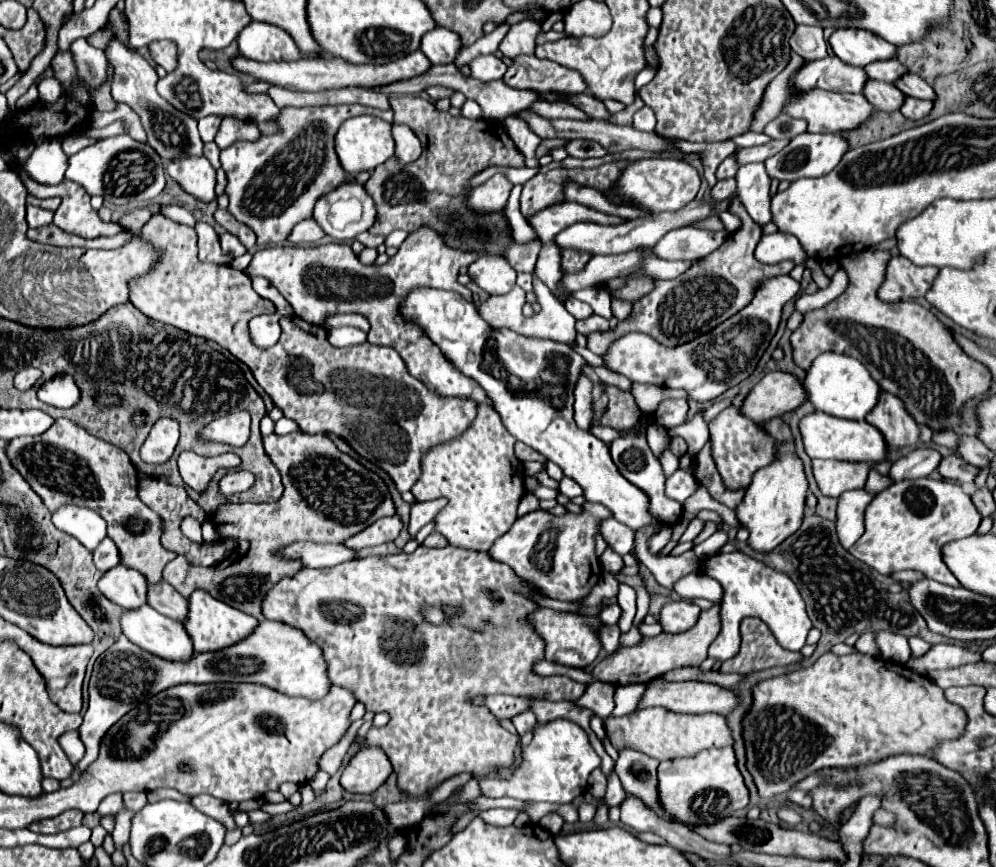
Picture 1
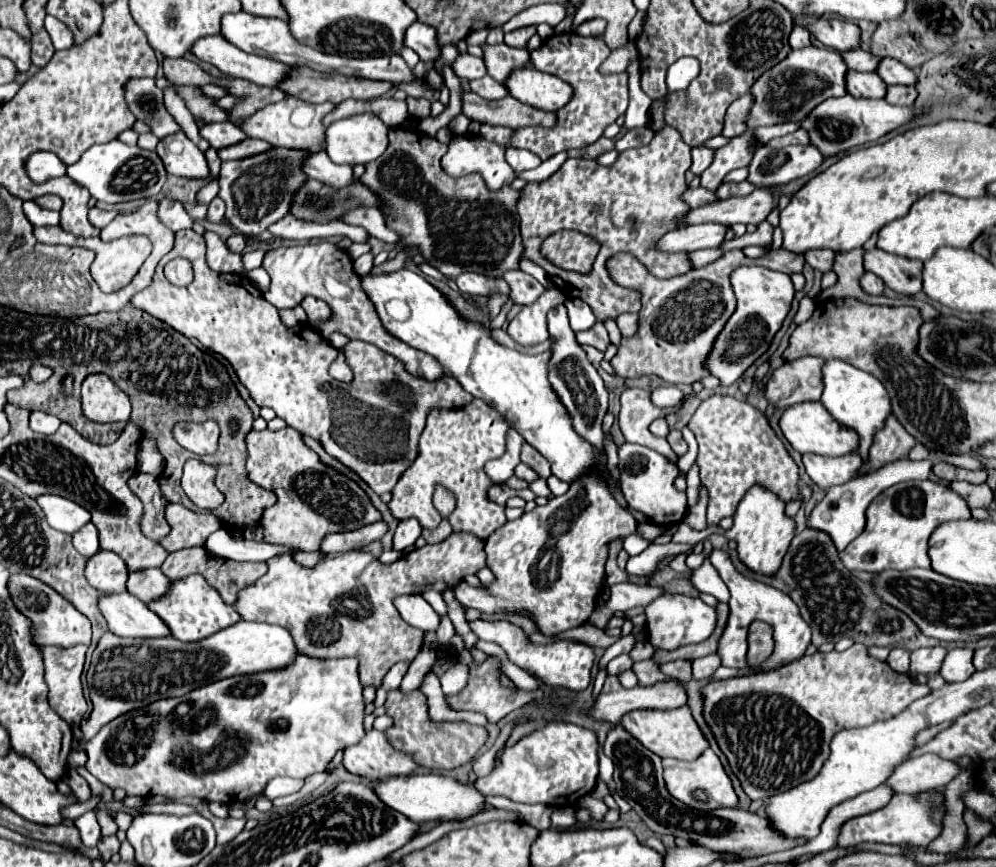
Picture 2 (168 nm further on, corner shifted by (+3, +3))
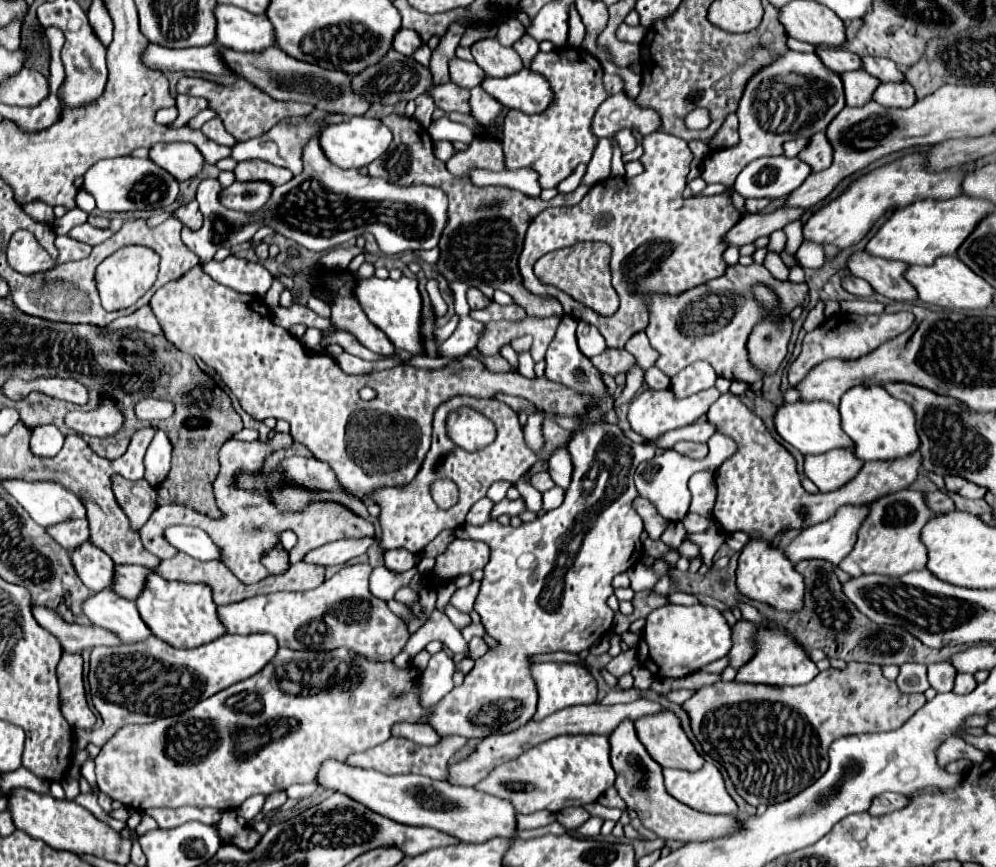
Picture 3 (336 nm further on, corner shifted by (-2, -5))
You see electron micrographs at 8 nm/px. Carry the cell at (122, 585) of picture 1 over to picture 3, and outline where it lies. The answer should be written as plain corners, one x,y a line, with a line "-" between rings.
84,541
78,549
74,549
70,553
70,559
72,559
74,571
90,591
98,593
112,585
114,561
102,549
94,547
90,541

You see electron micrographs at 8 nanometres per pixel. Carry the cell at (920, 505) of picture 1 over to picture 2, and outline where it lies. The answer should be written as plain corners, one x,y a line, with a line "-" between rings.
907,481
897,483
883,491
879,497
871,501
867,507
867,525
865,531
853,539
841,553
841,561
851,571
887,571
887,569
913,569
923,567
929,569
931,561
927,555
927,541
937,529
937,525
945,521
971,519
971,511
949,489
949,485
933,483
933,481

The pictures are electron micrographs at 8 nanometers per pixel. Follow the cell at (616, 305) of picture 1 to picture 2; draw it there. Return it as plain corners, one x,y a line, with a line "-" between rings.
621,313
621,317
617,317
617,325
619,325
621,335
625,335
625,337
635,335
635,331
637,331
637,315
635,313

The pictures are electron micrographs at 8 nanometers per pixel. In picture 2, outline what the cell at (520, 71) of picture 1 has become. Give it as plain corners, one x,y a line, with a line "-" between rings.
505,43
501,45
483,45
483,59
487,65
487,73
497,81
505,83
511,71
523,69
531,63
531,55
527,49
515,49

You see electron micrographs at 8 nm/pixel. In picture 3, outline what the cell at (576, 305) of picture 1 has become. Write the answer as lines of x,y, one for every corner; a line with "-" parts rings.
578,321
578,329
576,329
576,339
578,339
578,349
582,351
584,357
592,359
598,353
602,353
606,349
604,337
598,333
598,329
594,329
594,325
588,325
584,321

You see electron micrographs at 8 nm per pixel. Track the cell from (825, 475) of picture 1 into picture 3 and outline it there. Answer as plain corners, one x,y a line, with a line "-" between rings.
832,449
822,455
804,455
804,471
808,479
822,491
836,491
860,471
862,461
850,449

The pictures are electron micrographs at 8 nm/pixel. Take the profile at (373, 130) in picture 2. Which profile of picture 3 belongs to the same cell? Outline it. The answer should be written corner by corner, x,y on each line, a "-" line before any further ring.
350,117
342,123
326,127
320,135
322,151
326,153
328,161
338,165
340,169
352,169
352,167
360,169
360,167
372,163
374,159
378,159
388,149
390,141
392,141
390,129
382,121
370,119
370,117

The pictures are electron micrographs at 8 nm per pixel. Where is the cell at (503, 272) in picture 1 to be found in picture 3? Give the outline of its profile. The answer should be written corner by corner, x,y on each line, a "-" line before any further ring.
474,287
468,289
466,297
468,297
470,309
484,309
484,307
488,307
492,303
492,299
488,299
480,289
474,289

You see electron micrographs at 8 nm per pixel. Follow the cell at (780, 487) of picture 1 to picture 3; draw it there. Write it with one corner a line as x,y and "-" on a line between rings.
762,539
758,541
748,541
748,545
742,549
742,555
738,559
738,569
736,569
736,585
738,591
750,599
750,601
760,601
776,611
798,611
804,605
804,579
796,573
794,565
782,557
780,549
774,549
770,543
764,543

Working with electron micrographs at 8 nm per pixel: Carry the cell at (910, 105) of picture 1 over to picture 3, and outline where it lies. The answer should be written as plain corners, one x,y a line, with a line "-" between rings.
880,83
874,91
874,101
878,101
884,107
910,107
916,103
914,89
906,83

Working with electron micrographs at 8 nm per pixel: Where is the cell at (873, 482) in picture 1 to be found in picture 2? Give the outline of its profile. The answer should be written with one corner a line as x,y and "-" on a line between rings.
827,359
825,361
823,385
825,385
825,389
821,395
821,403
833,415
833,419
843,423
845,427
855,429
863,437
863,441
859,445
859,455
863,457
863,461
867,461
867,453
869,453
873,435
883,425
885,417
891,413
891,403
889,403
889,395
887,395
885,387
871,373
865,373
865,371
849,365
847,361
841,361
841,359

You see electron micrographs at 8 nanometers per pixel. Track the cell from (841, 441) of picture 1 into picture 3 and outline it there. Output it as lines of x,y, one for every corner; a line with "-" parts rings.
798,401
798,403
784,403
778,407
776,415
774,415
774,425
778,435
790,443
792,447
796,447
802,455
806,453
826,453
830,449
838,449
838,447
852,447
850,437
846,437
846,433
842,433
840,429
840,413
834,411
838,409
838,405
830,405
828,401

